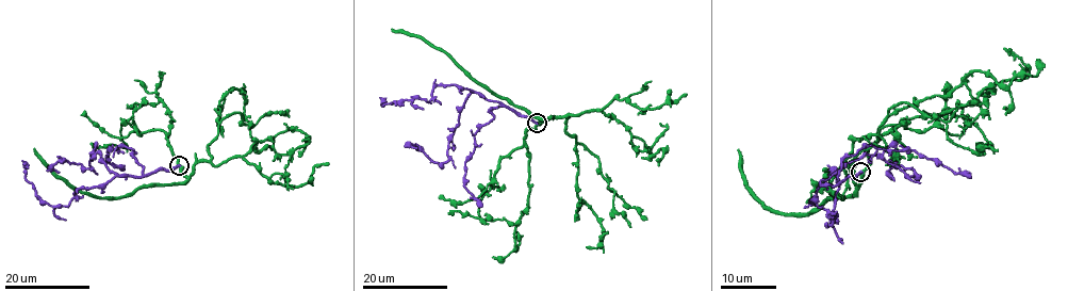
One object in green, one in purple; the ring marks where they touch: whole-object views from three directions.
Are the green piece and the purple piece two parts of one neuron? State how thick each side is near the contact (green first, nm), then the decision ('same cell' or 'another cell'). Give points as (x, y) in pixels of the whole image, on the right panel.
420/280 nm | same cell

